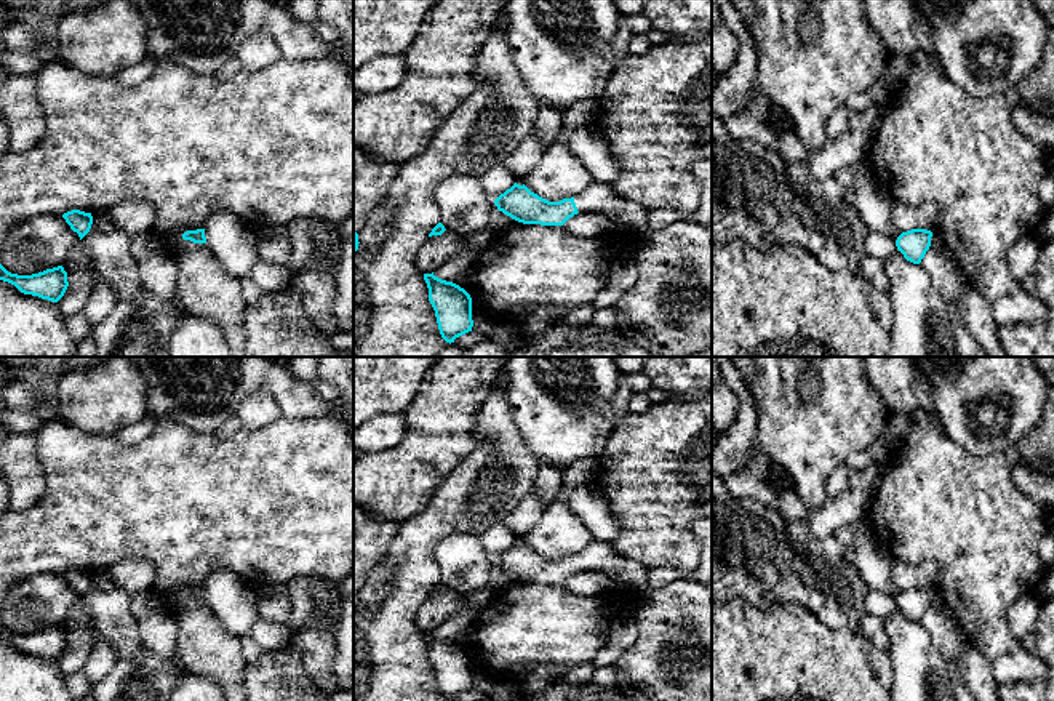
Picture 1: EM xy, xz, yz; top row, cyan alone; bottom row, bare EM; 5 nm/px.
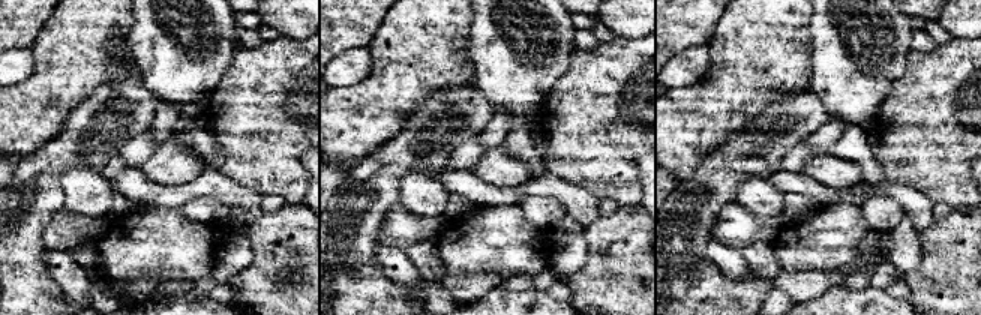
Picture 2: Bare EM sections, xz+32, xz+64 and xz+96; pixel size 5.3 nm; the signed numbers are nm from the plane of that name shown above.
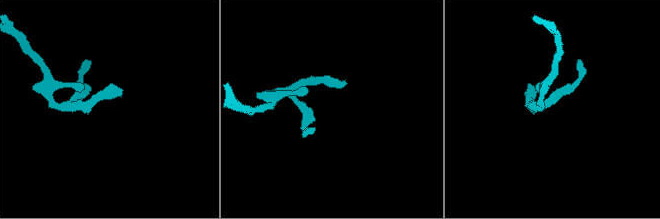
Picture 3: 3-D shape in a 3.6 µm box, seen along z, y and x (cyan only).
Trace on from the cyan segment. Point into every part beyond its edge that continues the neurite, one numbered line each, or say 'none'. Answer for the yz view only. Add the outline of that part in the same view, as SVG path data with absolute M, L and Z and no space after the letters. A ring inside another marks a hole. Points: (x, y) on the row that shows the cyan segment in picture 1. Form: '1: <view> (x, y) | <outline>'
none

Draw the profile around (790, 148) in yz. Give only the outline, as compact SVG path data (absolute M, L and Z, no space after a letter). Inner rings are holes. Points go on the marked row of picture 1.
M774 128L774 131L779 139L779 147L776 152L785 163L808 162L811 152L793 131L782 131L777 128Z

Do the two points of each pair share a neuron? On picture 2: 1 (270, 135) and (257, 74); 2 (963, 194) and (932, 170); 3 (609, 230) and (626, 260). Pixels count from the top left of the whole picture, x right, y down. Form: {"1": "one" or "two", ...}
{"1": "one", "2": "one", "3": "one"}

